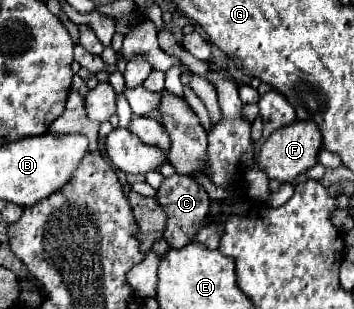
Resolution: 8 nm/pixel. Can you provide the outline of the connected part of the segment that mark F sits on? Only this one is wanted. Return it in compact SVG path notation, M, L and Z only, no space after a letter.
M294 121L292 125L286 125L270 135L270 139L262 145L258 163L262 171L280 183L292 183L298 175L306 173L310 167L318 163L318 151L322 149L322 133L318 131L318 125L314 121Z

